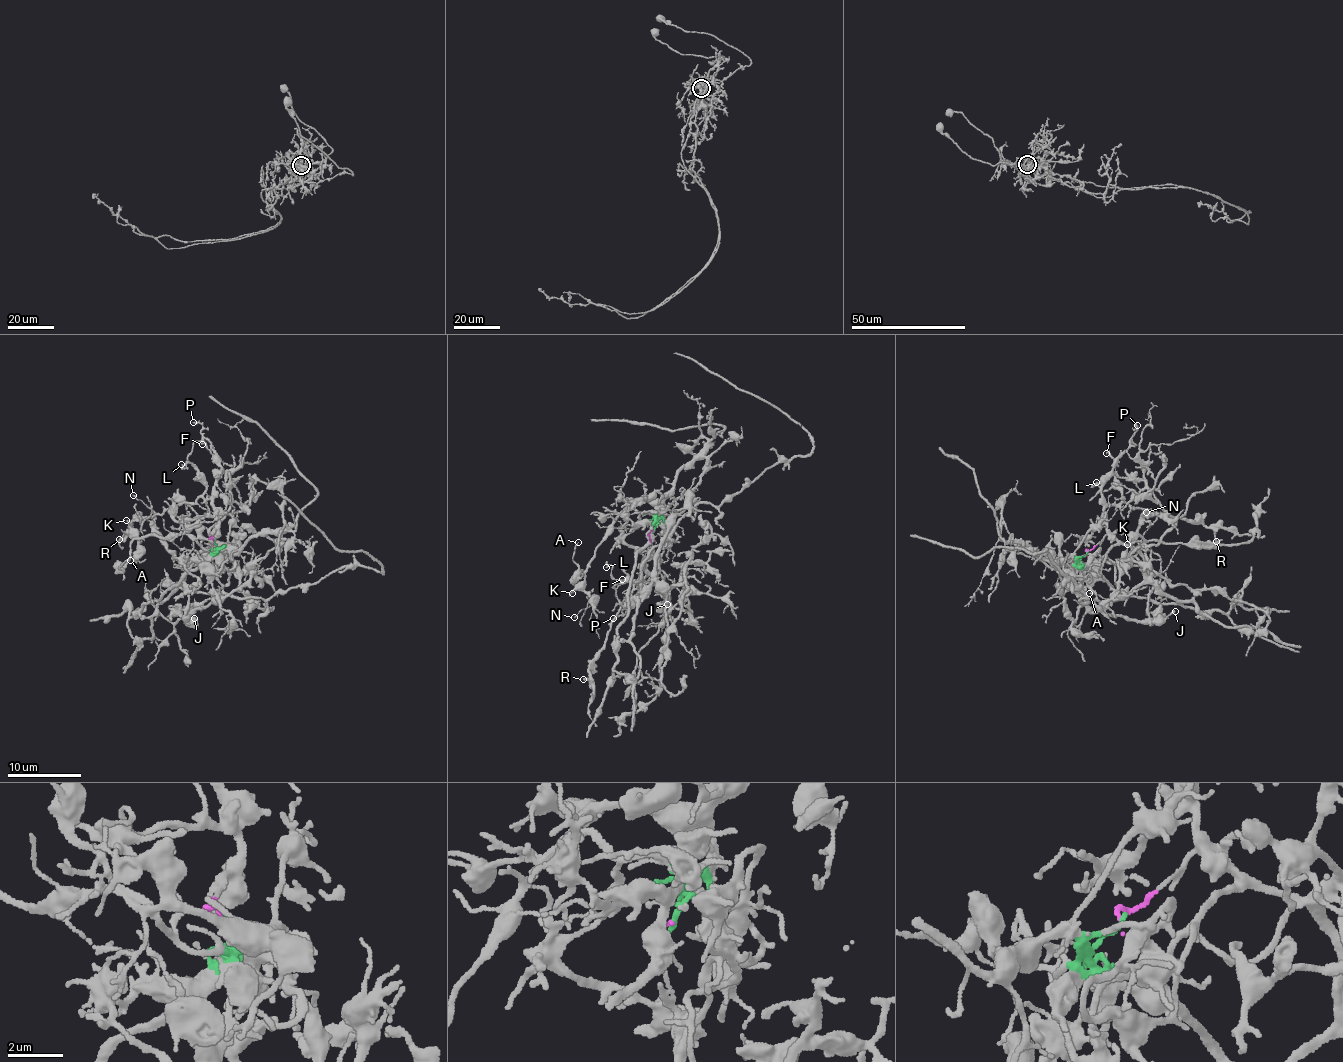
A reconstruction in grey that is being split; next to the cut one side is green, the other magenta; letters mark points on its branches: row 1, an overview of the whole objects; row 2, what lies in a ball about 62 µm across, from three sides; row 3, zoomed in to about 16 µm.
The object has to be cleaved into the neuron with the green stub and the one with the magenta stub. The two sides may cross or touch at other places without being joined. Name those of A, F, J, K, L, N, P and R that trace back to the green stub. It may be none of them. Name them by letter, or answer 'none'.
A, J, K, N

